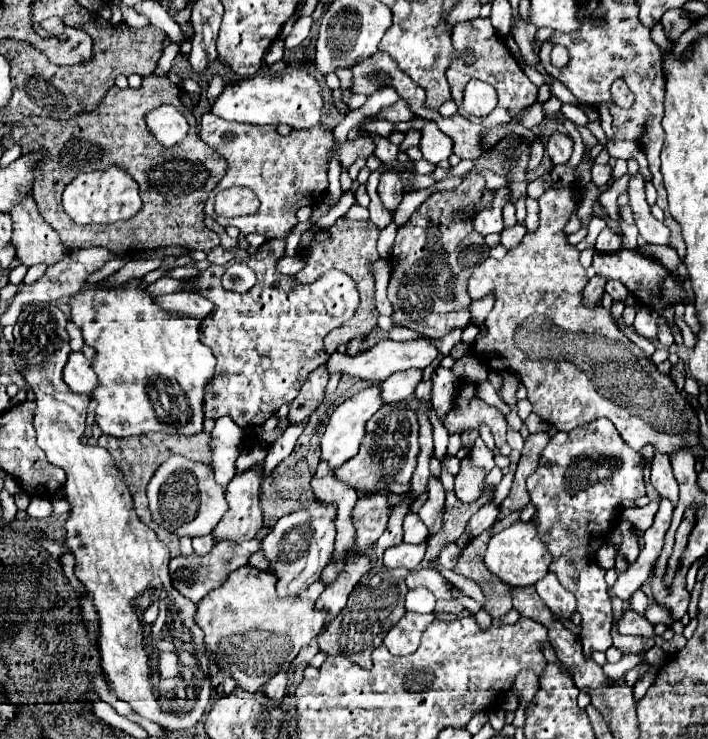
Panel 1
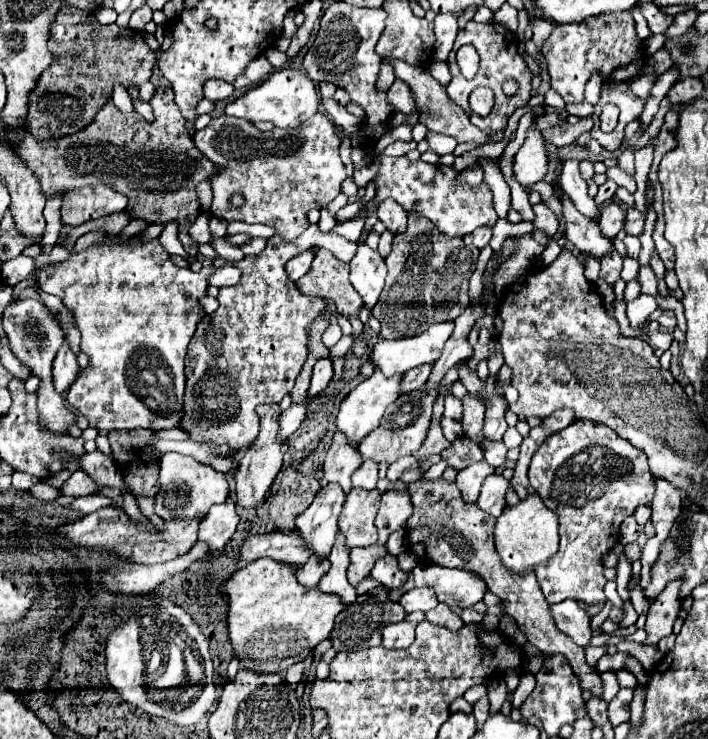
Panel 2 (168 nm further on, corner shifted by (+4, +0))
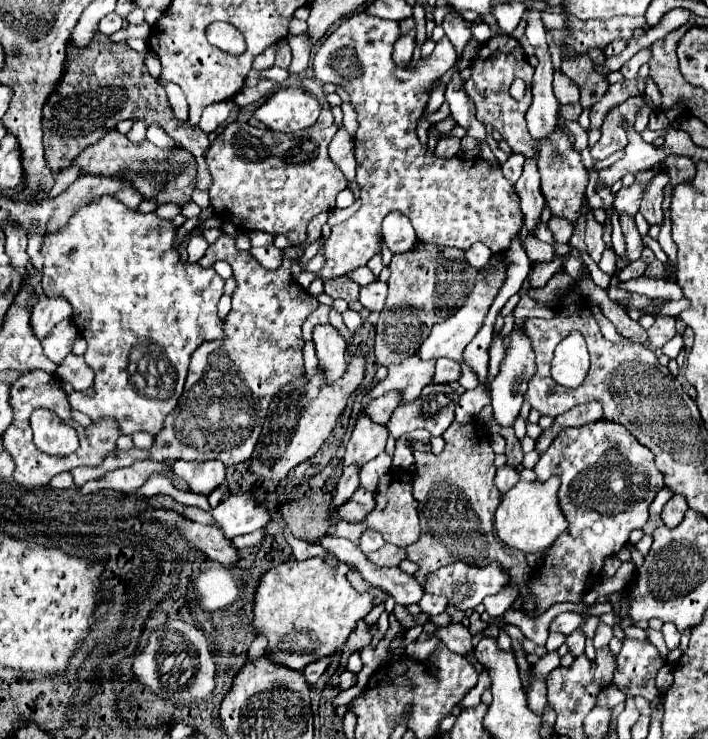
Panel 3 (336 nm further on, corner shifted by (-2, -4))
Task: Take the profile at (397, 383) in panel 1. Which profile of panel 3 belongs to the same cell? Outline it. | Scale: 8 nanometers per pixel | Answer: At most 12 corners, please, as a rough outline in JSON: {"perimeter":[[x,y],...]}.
{"perimeter":[[436,361],[434,383],[452,383],[462,375],[460,361]]}

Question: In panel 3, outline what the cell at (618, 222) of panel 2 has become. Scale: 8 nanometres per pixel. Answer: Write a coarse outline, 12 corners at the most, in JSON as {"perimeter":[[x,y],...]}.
{"perimeter":[[634,181],[614,199],[618,213],[636,215],[648,183]]}

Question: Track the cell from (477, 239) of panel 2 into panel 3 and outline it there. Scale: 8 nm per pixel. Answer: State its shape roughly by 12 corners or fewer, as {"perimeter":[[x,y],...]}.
{"perimeter":[[474,243],[466,251],[466,263],[482,269],[492,257],[484,243]]}

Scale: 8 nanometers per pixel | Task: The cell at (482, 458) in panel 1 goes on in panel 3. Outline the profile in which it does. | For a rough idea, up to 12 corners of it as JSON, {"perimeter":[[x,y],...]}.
{"perimeter":[[496,333],[490,347],[490,377],[492,381],[504,359],[502,335]]}

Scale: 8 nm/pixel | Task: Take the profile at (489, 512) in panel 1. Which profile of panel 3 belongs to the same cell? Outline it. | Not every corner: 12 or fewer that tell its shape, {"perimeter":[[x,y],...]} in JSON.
{"perimeter":[[504,465],[496,473],[496,487],[506,493],[520,479],[516,467]]}

